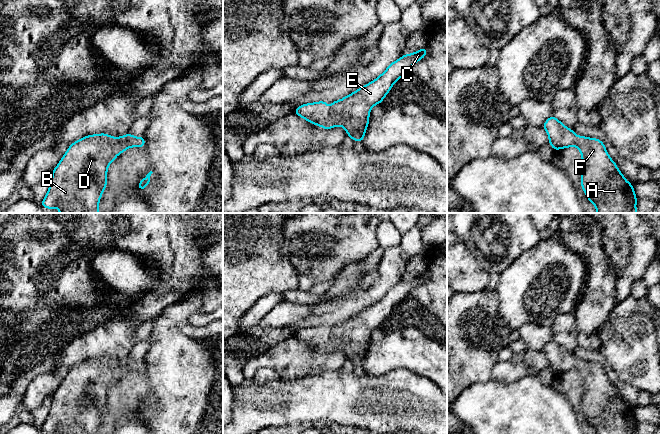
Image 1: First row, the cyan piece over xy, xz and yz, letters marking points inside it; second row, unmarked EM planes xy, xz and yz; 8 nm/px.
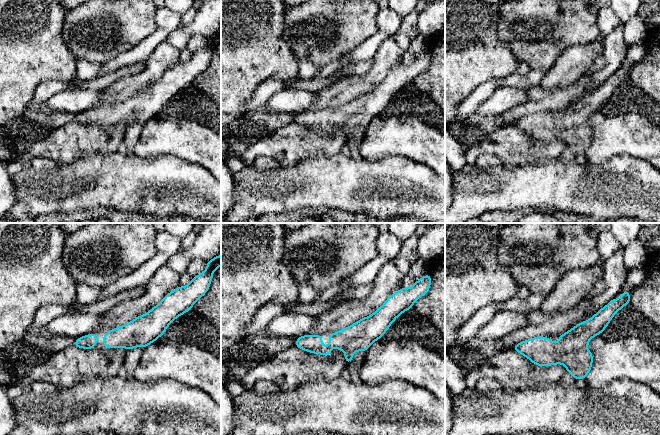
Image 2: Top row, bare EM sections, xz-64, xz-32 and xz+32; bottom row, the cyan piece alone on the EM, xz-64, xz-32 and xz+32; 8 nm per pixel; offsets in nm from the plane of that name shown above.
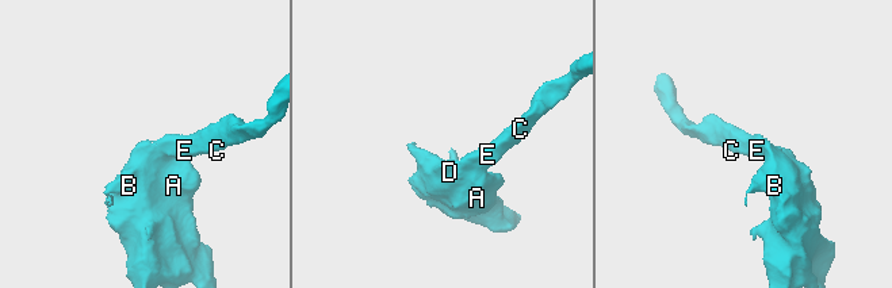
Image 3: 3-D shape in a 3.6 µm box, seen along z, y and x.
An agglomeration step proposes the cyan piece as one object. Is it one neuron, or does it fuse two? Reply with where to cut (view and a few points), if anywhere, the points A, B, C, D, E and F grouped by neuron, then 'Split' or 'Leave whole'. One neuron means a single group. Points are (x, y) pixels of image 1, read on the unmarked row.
No split. Groups: A B C D E F. Leave whole

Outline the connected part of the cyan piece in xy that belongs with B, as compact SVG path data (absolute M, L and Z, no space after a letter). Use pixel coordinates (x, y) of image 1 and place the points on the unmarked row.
M129 357L122 361L94 358L73 366L52 395L42 431L99 434L110 387L128 372L144 370L144 360L135 361Z

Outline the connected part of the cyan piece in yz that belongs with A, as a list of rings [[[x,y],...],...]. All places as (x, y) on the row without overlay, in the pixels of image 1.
[[[550,340],[542,350],[549,361],[553,374],[575,370],[582,381],[581,411],[585,420],[596,434],[636,434],[637,422],[633,409],[629,407],[616,387],[610,382],[604,367],[597,362],[577,360],[572,353],[567,352],[554,340]]]

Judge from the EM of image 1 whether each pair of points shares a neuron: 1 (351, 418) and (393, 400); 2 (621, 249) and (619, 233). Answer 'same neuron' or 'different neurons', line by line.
1: same neuron
2: same neuron

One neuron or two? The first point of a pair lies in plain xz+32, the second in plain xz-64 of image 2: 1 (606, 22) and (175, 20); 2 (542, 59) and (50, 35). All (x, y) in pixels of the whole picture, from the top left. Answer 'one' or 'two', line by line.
1: one
2: two

